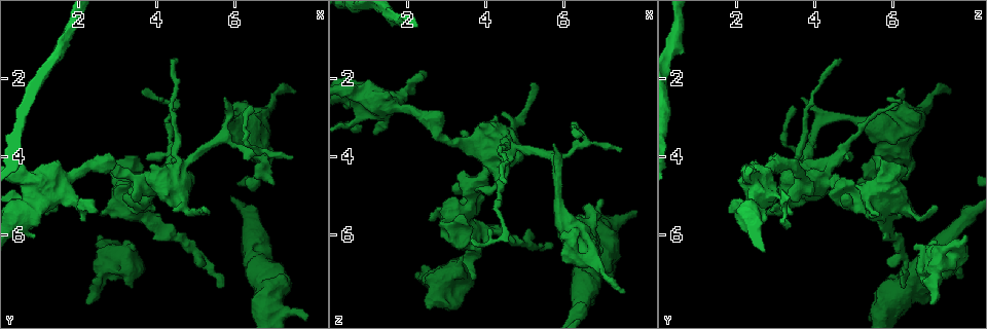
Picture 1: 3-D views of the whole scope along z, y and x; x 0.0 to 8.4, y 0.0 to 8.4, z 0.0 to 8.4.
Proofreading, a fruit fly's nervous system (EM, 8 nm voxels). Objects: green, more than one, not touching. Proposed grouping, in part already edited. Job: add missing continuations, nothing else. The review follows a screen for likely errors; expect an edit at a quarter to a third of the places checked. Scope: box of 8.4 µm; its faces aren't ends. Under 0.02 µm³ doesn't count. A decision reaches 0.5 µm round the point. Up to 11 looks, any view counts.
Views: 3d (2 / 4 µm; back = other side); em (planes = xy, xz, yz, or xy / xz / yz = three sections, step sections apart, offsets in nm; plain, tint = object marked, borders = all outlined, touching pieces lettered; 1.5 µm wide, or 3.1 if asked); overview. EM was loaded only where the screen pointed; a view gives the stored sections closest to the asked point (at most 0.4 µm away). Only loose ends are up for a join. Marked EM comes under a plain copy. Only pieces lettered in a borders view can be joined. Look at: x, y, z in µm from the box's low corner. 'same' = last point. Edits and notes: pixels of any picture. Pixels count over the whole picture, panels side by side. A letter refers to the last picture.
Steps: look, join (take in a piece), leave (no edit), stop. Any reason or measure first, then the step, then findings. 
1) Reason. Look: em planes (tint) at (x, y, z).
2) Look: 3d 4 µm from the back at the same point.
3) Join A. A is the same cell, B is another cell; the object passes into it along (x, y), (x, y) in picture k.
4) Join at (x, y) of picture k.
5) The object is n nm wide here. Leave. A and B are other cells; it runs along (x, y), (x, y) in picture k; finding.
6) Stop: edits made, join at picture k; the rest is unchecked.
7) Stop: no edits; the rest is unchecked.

Tapers out. Look: em planes (borders) at (7.55, 2.35, 7.45).

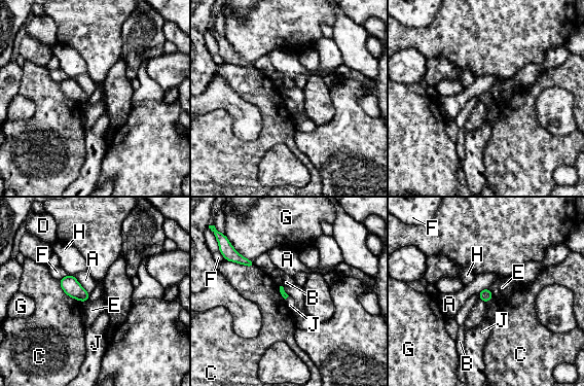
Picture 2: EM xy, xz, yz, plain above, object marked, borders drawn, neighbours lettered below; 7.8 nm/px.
Leave. A, B, C, D, E, F, G, H and J are other cells; a border runs along (488, 288), (494, 296) in picture 2; none of them fits.

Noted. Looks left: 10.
Free end. Look: 3d 4 µm at (6.65, 7.15, 7.65).

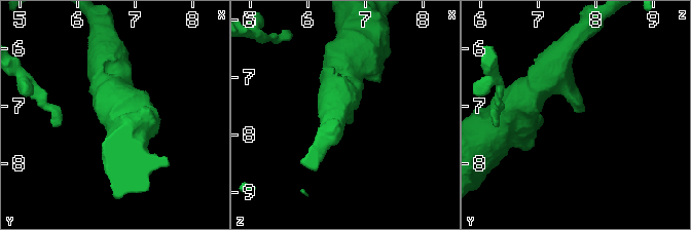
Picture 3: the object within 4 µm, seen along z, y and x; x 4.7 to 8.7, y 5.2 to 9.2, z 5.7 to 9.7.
Look: em planes (borders) at (6.75, 7.10, 7.65).

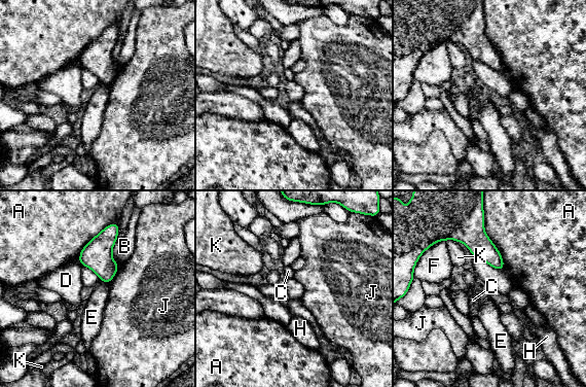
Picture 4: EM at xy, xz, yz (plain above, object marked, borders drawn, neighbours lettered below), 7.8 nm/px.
Leave. A, B, C, D, E, F, H, J and K are other cells; a border runs along (118, 266), (115, 275), (108, 282) in picture 4; no lettered piece goes on from it.

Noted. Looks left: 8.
End of a long branch. Look: em planes (tint) at (5.60, 7.35, 6.25).

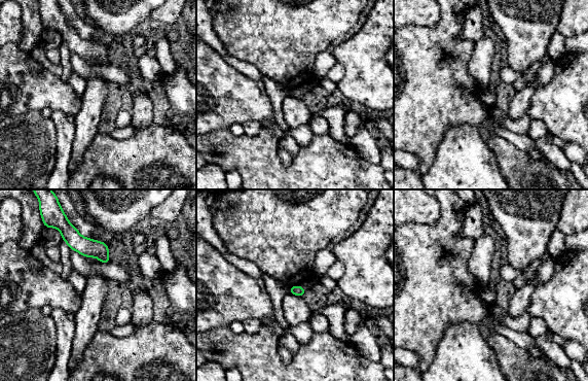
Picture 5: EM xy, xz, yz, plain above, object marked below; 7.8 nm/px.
See the neighbours. Look: em planes (borders) at the same point.

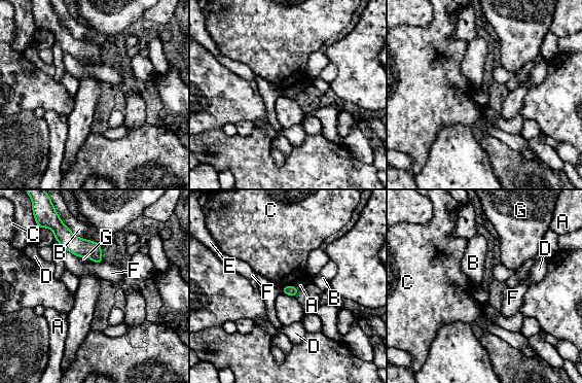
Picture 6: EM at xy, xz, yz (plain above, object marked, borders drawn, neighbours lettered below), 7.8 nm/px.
Leave. A, B, C, D, E, F and G are other cells; no lettered piece goes on from it.

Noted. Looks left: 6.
Free end. Look: em yz step 8 (borders) at (3.35, 4.90, 4.40).

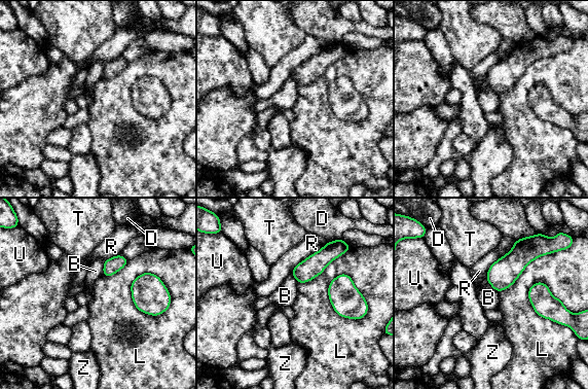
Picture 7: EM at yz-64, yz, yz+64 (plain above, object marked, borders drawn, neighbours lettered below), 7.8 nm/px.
Look: em planes (borders) at the same point.

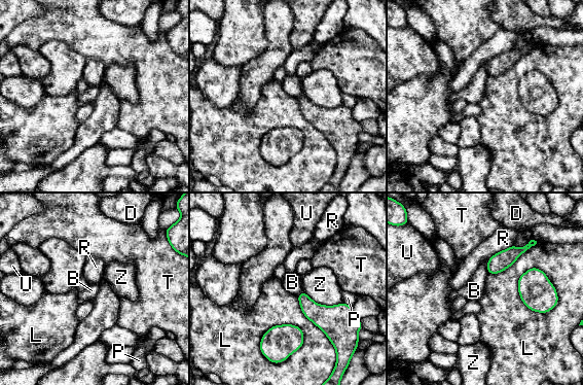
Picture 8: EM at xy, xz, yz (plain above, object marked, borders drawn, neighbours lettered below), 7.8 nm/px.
The object is 150 nm wide here. Leave. B, D, L, P, R, T, U and Z are other cells; it runs along (532, 243), (501, 260), (490, 271) in picture 8; none of them fits.

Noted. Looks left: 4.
Stop: no edits; the rest is unchecked.

